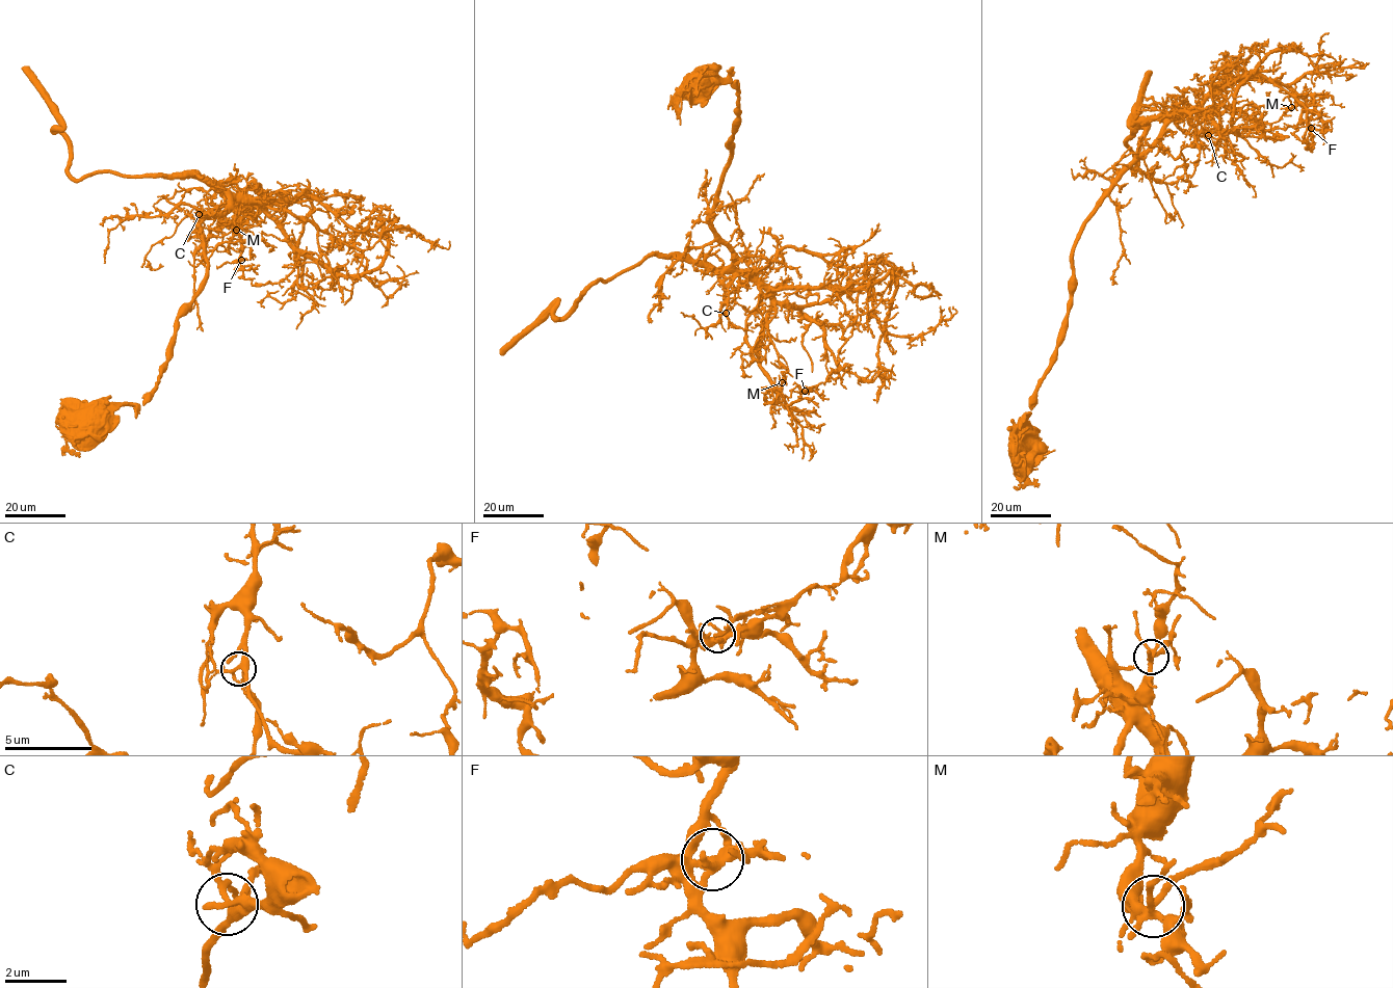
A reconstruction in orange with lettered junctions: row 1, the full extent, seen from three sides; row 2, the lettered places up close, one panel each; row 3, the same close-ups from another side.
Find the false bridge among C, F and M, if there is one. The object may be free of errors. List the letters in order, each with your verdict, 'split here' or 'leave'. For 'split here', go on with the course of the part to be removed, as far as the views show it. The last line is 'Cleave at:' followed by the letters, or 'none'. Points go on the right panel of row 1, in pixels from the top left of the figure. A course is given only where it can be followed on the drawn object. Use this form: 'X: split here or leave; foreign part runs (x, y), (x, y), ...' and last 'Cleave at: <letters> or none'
C: leave
F: split here
M: leave
Cleave at: F

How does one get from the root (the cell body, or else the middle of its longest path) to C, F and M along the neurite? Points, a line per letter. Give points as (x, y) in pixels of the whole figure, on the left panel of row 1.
C: (85, 423), (108, 405), (142, 404), (154, 388), (176, 318), (205, 275), (200, 224), (231, 198), (199, 214)
F: (85, 423), (142, 404), (205, 276), (201, 222), (232, 201), (261, 203), (257, 189), (238, 193), (240, 260)
M: (85, 423), (142, 404), (205, 276), (201, 222), (263, 193), (238, 193), (236, 230)

